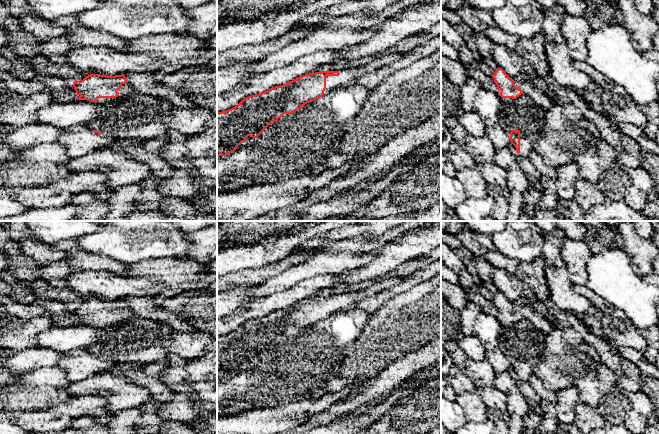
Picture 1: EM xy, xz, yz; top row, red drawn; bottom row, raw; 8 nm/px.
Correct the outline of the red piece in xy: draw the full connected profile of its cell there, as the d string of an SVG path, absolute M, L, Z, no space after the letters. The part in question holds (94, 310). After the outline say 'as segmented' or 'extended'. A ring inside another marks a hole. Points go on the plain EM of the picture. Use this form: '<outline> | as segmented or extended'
M90 298L81 305L75 304L73 311L79 319L77 324L96 326L99 329L134 316L124 298L115 300Z | extended

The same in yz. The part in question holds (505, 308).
M498 291L492 301L497 309L496 318L502 326L510 326L523 318L522 314L515 310L514 304L502 292Z | extended

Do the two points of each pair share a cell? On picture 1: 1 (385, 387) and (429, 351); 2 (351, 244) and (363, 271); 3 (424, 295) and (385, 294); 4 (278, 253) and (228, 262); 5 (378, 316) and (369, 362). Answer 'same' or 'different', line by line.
1: same
2: different
3: different
4: same
5: same

